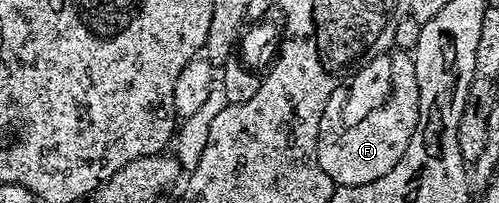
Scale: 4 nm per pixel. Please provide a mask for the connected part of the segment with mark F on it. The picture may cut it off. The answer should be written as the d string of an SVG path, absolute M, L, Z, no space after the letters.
M408 52L395 53L392 60L392 92L376 110L370 112L358 124L341 125L333 134L328 128L320 131L318 160L336 186L370 184L370 180L386 176L386 172L390 172L390 168L394 168L394 164L402 160L402 152L406 152L406 144L410 144L410 136L414 136L416 122L420 118L420 83L417 81L417 64L413 55Z

